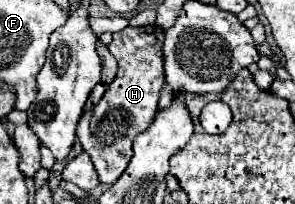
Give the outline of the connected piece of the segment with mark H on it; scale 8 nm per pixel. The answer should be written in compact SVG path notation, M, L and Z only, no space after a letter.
M146 25L146 27L126 27L118 33L114 33L112 43L108 45L110 53L116 57L118 61L118 73L116 79L110 83L108 91L104 93L104 97L100 99L100 103L92 109L86 111L80 121L78 121L78 141L82 145L82 149L92 157L92 163L100 175L102 183L112 185L126 169L130 157L132 157L132 141L136 135L140 135L144 129L148 129L148 125L152 123L156 111L158 111L158 97L160 97L160 89L166 83L164 81L164 59L162 59L162 39L164 39L164 29L160 29L158 25Z

